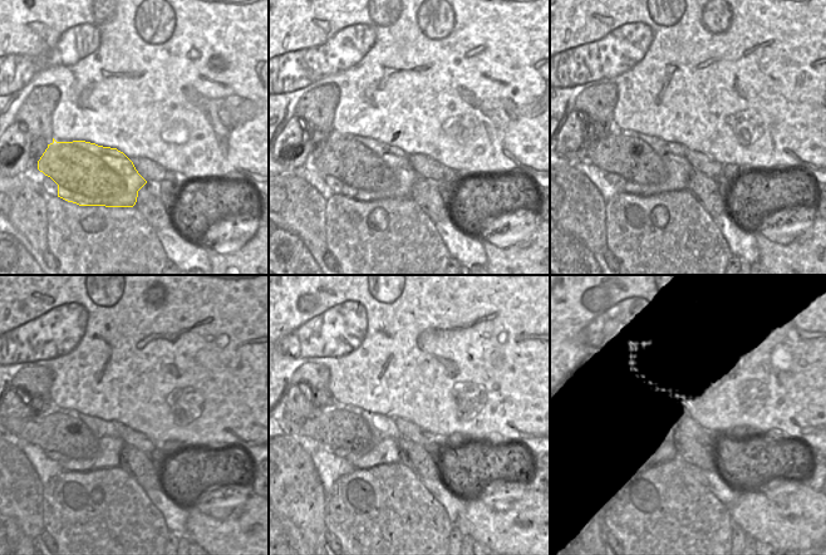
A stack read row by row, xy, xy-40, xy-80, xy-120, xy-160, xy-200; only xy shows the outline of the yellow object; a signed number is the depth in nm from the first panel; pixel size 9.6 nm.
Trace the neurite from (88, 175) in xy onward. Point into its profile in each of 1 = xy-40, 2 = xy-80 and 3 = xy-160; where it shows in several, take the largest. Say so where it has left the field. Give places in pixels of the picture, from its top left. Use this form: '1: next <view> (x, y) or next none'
1: next xy-40 (369, 170)
2: next xy-80 (649, 165)
3: next xy-160 (368, 440)

